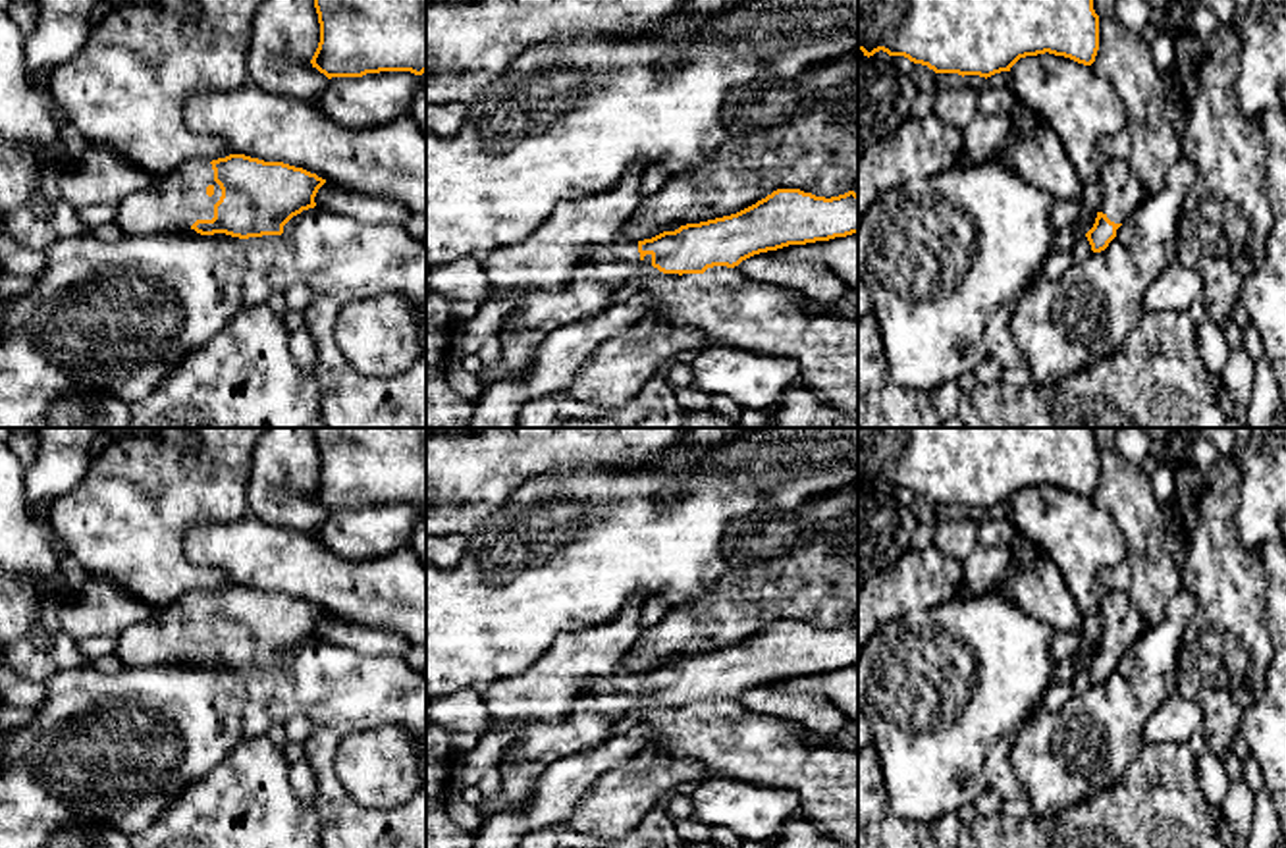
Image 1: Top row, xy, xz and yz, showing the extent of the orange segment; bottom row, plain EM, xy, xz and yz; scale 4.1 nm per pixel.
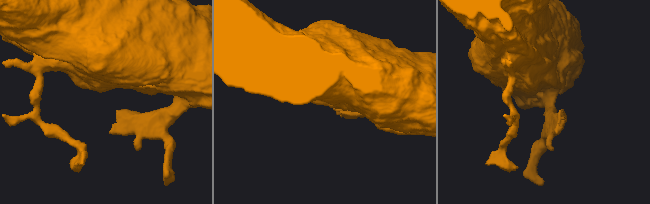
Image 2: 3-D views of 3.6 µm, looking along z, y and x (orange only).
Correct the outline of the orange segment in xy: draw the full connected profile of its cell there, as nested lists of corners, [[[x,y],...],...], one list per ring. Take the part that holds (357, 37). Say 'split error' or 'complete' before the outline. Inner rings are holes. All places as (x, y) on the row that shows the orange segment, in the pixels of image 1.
complete; [[[314,0],[320,42],[312,67],[332,77],[380,71],[426,71],[426,0]]]

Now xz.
split error; [[[777,189],[731,216],[686,224],[644,241],[617,237],[588,247],[561,289],[530,291],[517,306],[511,330],[499,339],[499,360],[478,374],[482,393],[522,372],[549,331],[596,316],[611,303],[611,293],[644,268],[704,274],[713,266],[735,268],[760,252],[852,233],[858,233],[854,191],[825,199]]]

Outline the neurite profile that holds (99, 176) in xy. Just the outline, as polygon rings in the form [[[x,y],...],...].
[[[64,125],[60,135],[73,164],[60,175],[54,193],[56,200],[64,200],[77,210],[96,204],[120,206],[125,197],[150,187],[158,179],[110,146],[89,143],[71,125]]]

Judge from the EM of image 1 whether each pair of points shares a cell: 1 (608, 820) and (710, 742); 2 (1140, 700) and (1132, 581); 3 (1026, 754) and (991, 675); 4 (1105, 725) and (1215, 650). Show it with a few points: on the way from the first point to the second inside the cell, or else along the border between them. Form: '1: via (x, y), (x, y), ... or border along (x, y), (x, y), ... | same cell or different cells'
1: border along (648, 742), (658, 742), (712, 773) | different cells
2: border along (1178, 592), (1150, 627) | different cells
3: border along (1042, 704), (1017, 733) | different cells
4: border along (1182, 635), (1175, 690) | different cells

